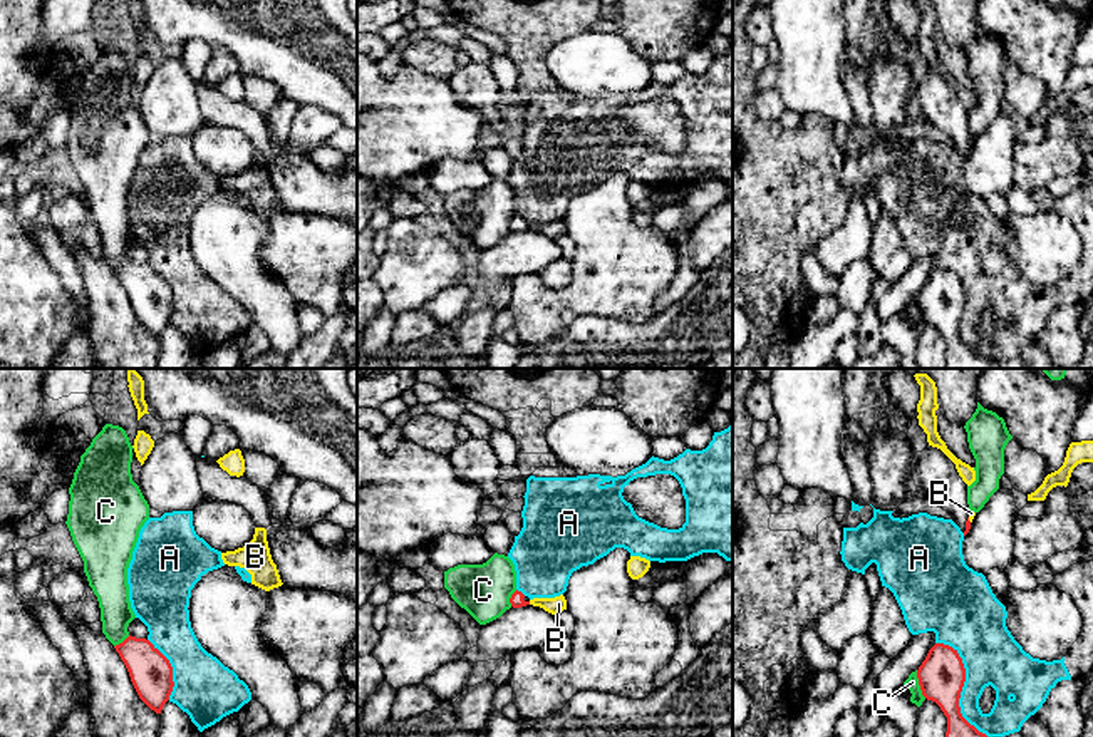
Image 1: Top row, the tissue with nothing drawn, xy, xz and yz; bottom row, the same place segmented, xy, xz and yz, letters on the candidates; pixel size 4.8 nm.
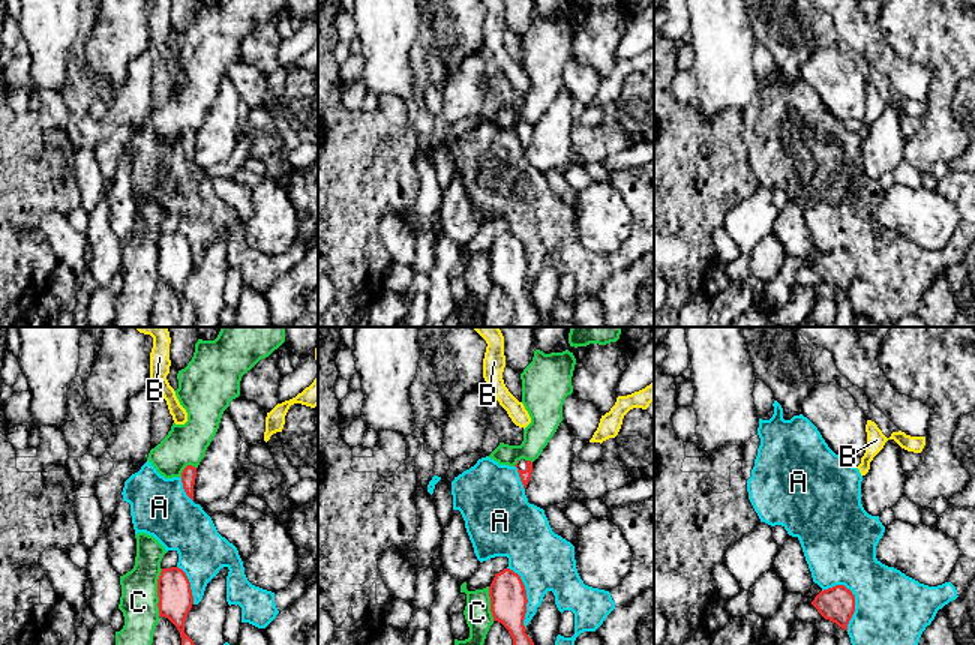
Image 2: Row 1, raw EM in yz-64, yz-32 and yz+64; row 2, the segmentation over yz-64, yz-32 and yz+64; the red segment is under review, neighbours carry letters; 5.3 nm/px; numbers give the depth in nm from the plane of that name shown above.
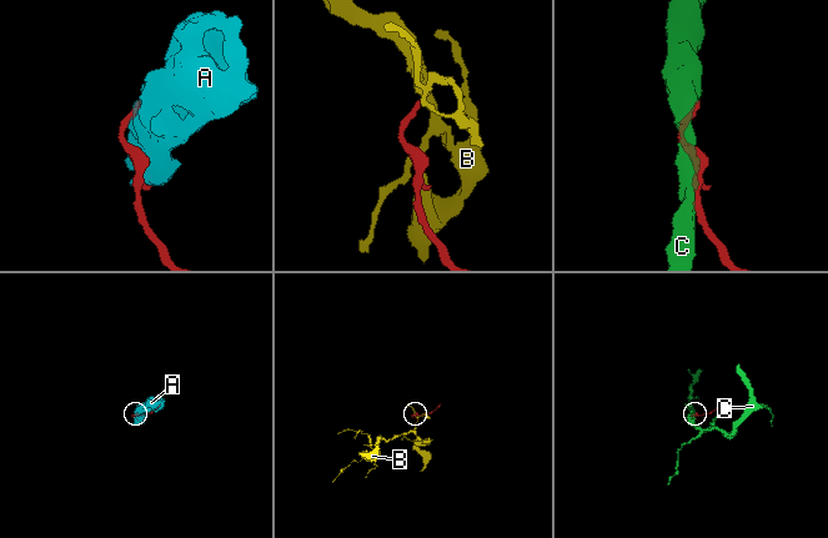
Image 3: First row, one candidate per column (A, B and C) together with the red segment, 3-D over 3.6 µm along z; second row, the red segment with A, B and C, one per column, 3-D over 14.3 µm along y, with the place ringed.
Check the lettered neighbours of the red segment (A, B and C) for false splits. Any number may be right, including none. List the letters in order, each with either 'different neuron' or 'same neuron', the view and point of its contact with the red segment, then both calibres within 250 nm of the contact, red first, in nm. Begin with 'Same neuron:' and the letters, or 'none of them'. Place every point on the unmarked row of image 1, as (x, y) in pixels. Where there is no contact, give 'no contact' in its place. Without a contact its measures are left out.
Same neuron: none of them
A: different neuron; meets red in yz at (961, 314); 220 nm thick on the red side, 280 nm on the other
B: different neuron; meets red in yz at (968, 144); 30 nm thick on the red side, 30 nm on the other
C: different neuron; meets red in yz at (919, 309); 220 nm thick on the red side, 60 nm on the other

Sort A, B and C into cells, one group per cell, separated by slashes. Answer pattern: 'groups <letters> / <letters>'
groups A / B / C

